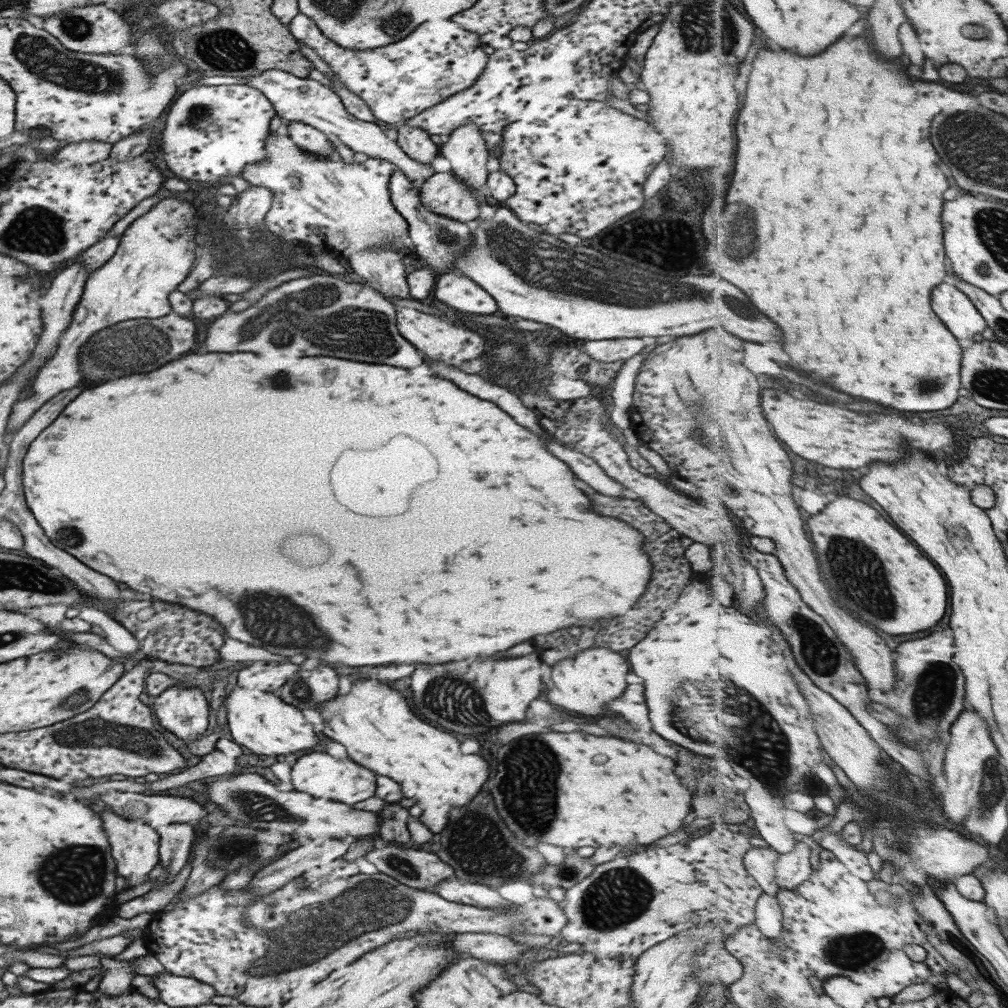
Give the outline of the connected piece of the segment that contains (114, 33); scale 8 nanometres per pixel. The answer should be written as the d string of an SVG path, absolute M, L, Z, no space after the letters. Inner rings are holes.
M89 4L84 8L71 8L57 12L38 22L46 32L55 36L64 47L90 54L120 54L131 49L130 25L126 24L114 8L104 4Z

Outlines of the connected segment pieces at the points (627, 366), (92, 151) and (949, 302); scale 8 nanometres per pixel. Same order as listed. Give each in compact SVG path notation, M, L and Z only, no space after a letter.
M638 353L625 361L613 381L612 390L608 391L611 392L617 408L612 411L611 420L619 426L627 426L630 423L628 411L633 401L635 378L641 370L644 357L644 354Z
M72 142L64 144L58 152L49 158L52 163L72 161L74 165L94 164L109 158L112 147L112 145L108 145L108 142Z
M941 284L938 292L934 292L934 308L938 308L942 320L960 339L976 338L988 330L989 322L973 297L956 285Z

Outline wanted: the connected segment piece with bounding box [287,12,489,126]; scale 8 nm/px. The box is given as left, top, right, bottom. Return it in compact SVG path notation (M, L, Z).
M300 12L287 27L294 38L317 52L331 71L342 79L346 88L371 108L377 120L393 126L470 88L477 82L489 59L482 49L481 35L458 28L446 30L446 22L422 23L404 40L368 50L336 46L314 20Z

